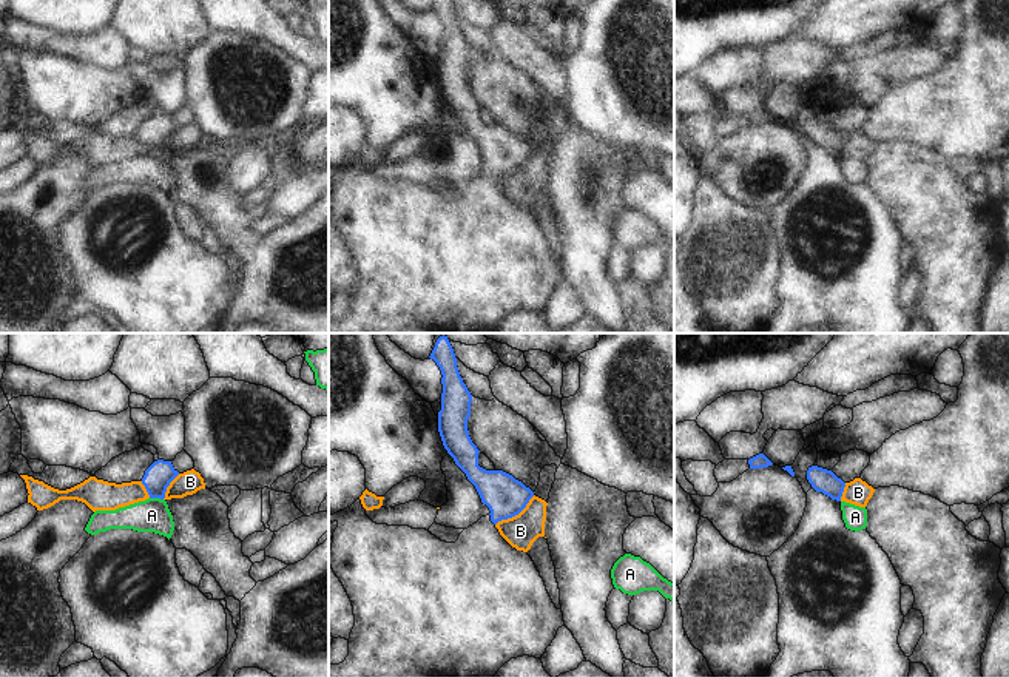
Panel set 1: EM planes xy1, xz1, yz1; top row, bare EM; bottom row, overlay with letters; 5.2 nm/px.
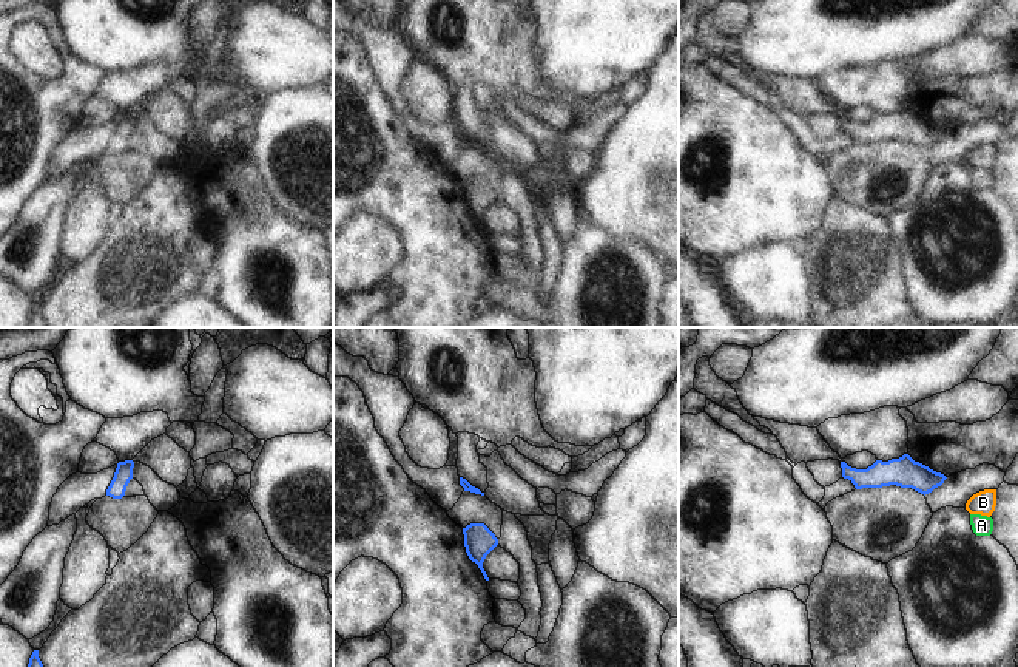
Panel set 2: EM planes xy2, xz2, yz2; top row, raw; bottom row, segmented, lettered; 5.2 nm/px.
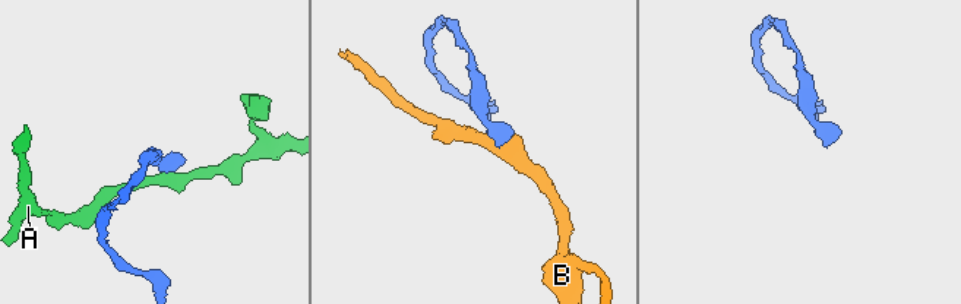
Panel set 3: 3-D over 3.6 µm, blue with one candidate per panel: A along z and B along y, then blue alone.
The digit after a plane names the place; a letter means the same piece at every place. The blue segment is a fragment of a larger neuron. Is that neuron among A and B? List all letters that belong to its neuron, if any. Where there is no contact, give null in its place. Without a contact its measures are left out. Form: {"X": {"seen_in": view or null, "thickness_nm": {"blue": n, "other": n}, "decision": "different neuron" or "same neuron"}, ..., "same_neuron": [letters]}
{"A": {"seen_in": "xy1", "thickness_nm": {"blue": 140, "other": 180}, "decision": "different neuron"}, "B": {"seen_in": "xz1", "thickness_nm": {"blue": 220, "other": 170}, "decision": "different neuron"}, "same_neuron": []}

